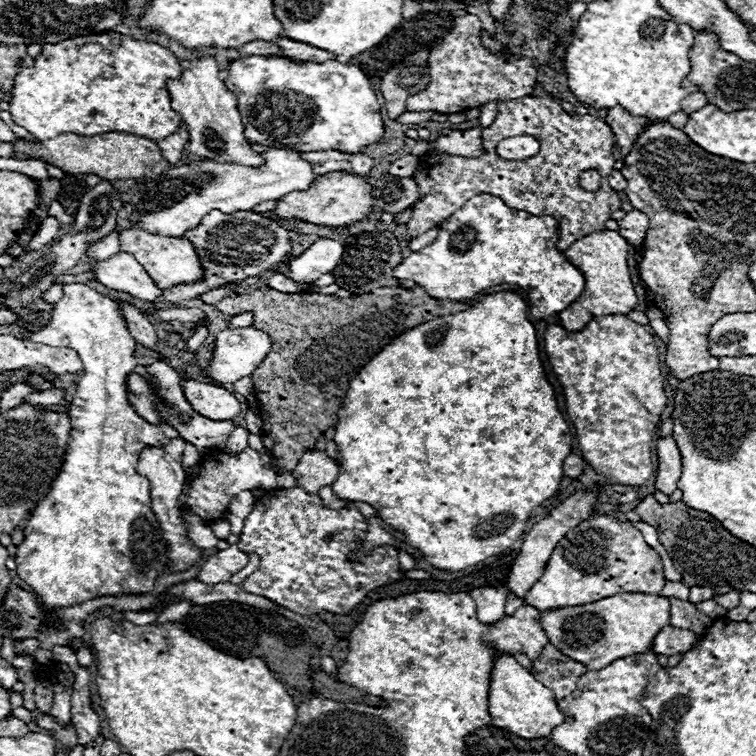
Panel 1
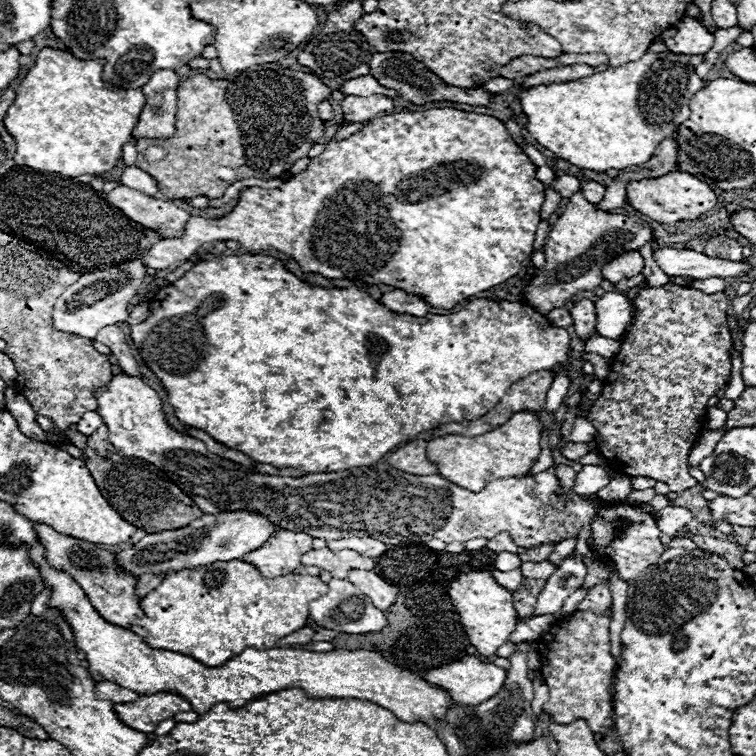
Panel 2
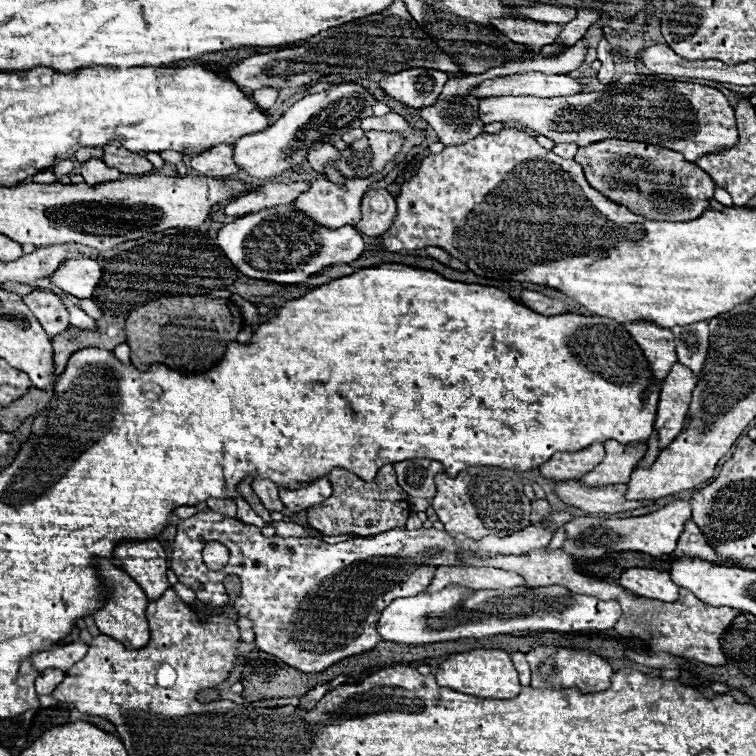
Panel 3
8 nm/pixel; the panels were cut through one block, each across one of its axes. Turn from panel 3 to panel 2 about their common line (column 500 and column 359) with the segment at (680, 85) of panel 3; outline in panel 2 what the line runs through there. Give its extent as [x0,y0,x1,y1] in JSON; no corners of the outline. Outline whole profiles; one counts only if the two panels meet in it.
[338,94,394,122]

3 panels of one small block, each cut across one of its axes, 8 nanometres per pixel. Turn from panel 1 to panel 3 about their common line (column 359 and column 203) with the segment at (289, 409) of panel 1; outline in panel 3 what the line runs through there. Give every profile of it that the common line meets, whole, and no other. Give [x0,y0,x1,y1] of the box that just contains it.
[126,298,242,376]

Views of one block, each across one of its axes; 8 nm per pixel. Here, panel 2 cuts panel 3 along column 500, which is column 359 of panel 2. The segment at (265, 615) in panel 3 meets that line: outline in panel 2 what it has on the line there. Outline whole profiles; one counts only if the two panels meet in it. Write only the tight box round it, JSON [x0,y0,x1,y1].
[328,536,386,558]

